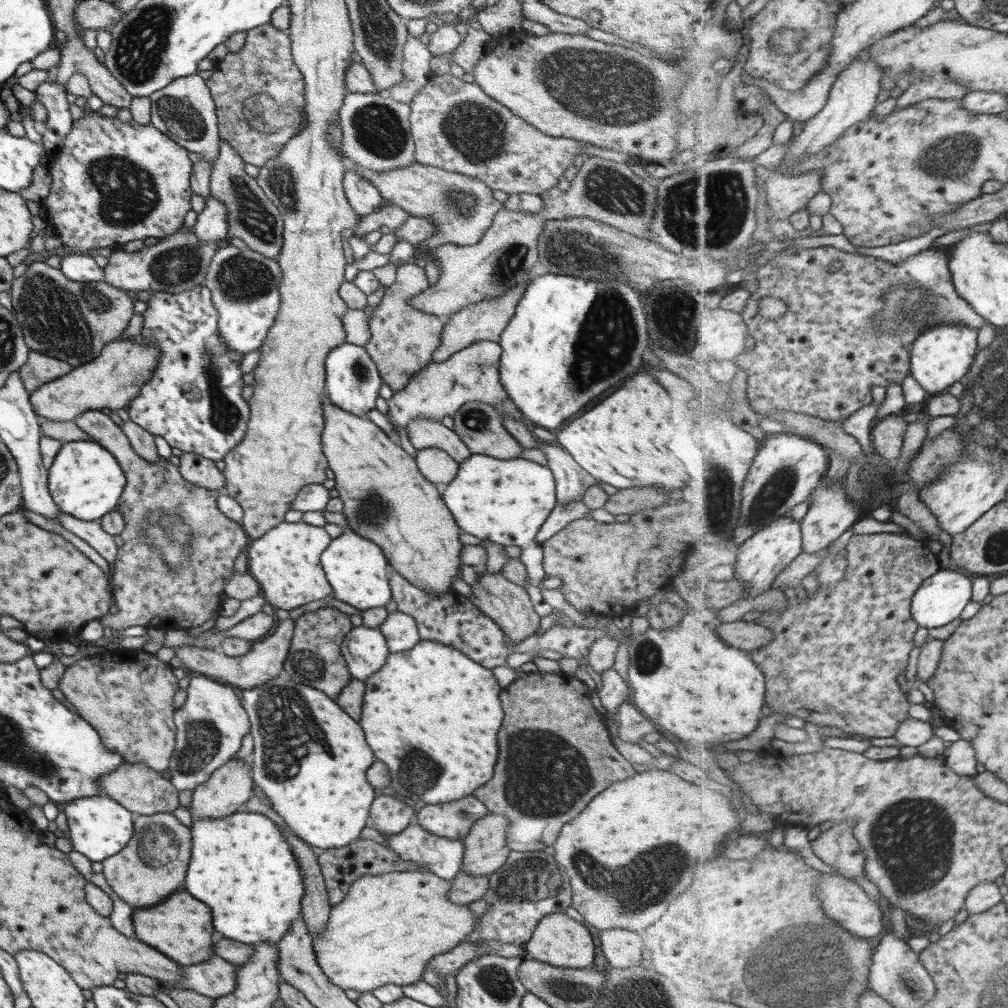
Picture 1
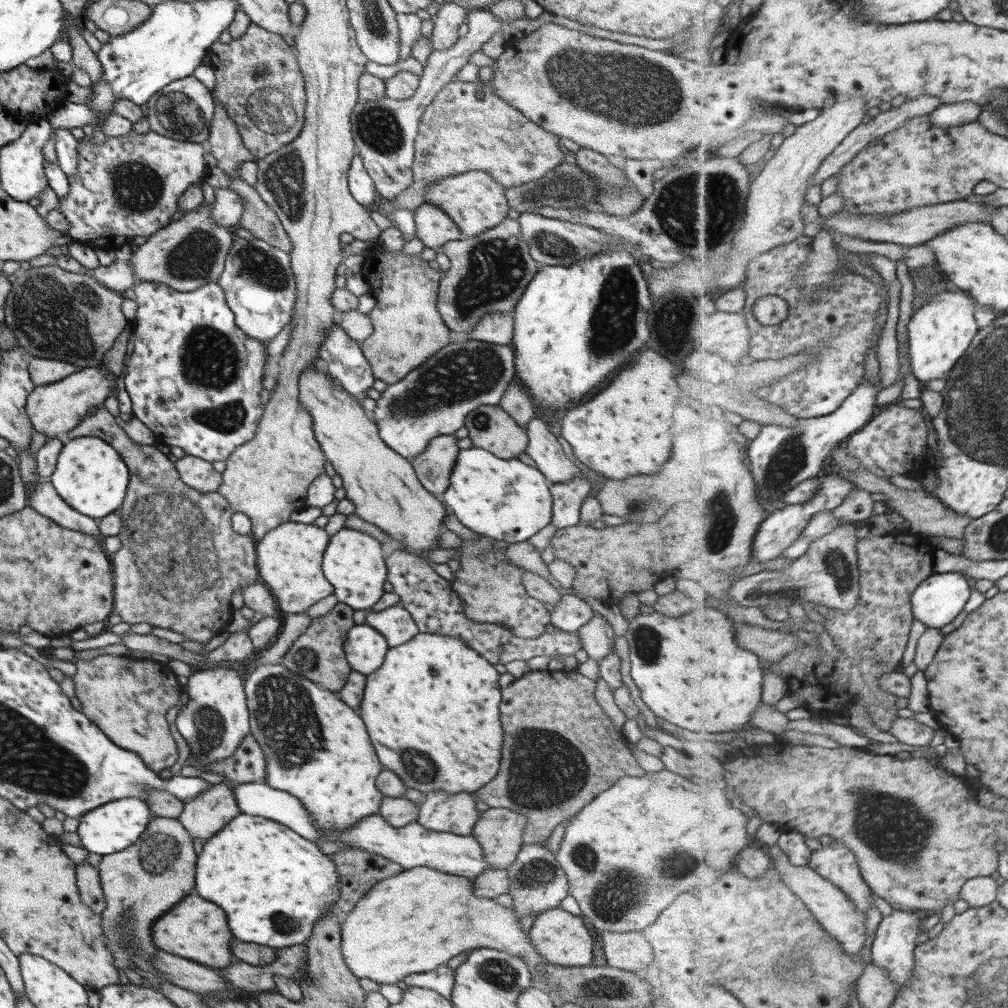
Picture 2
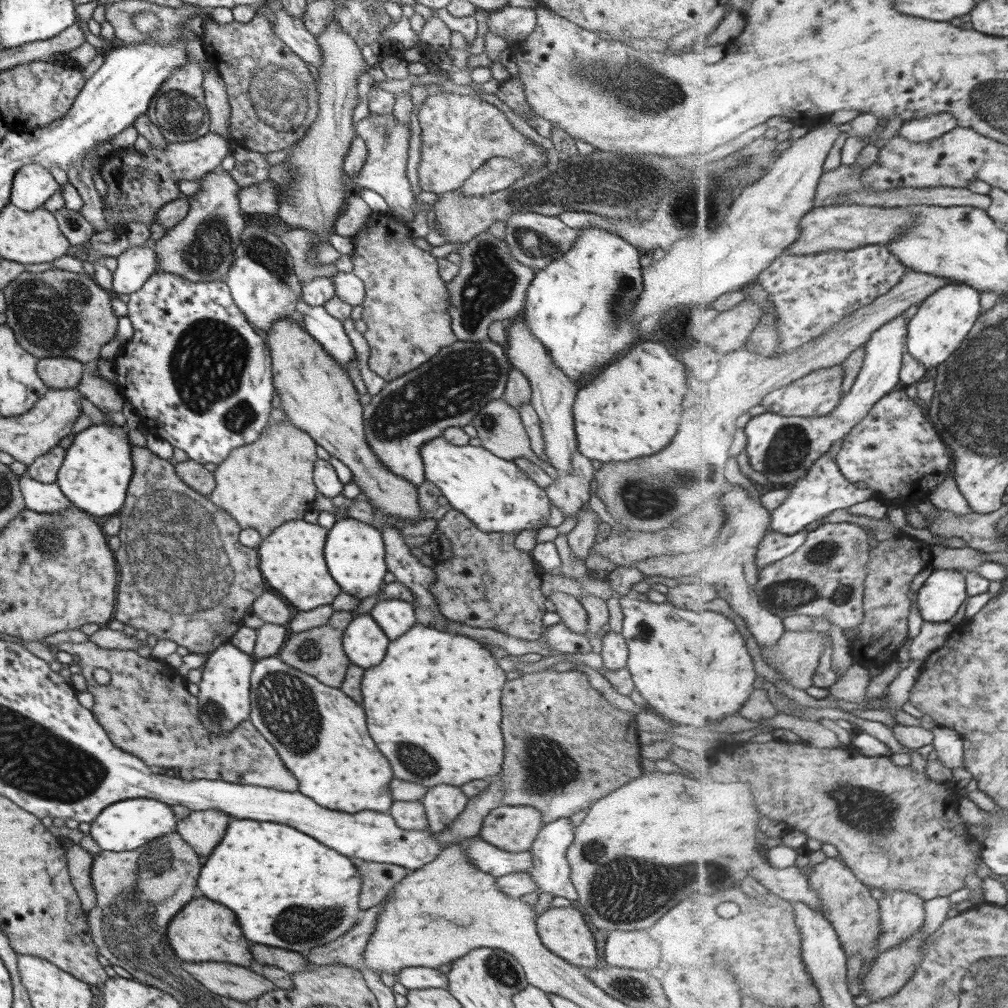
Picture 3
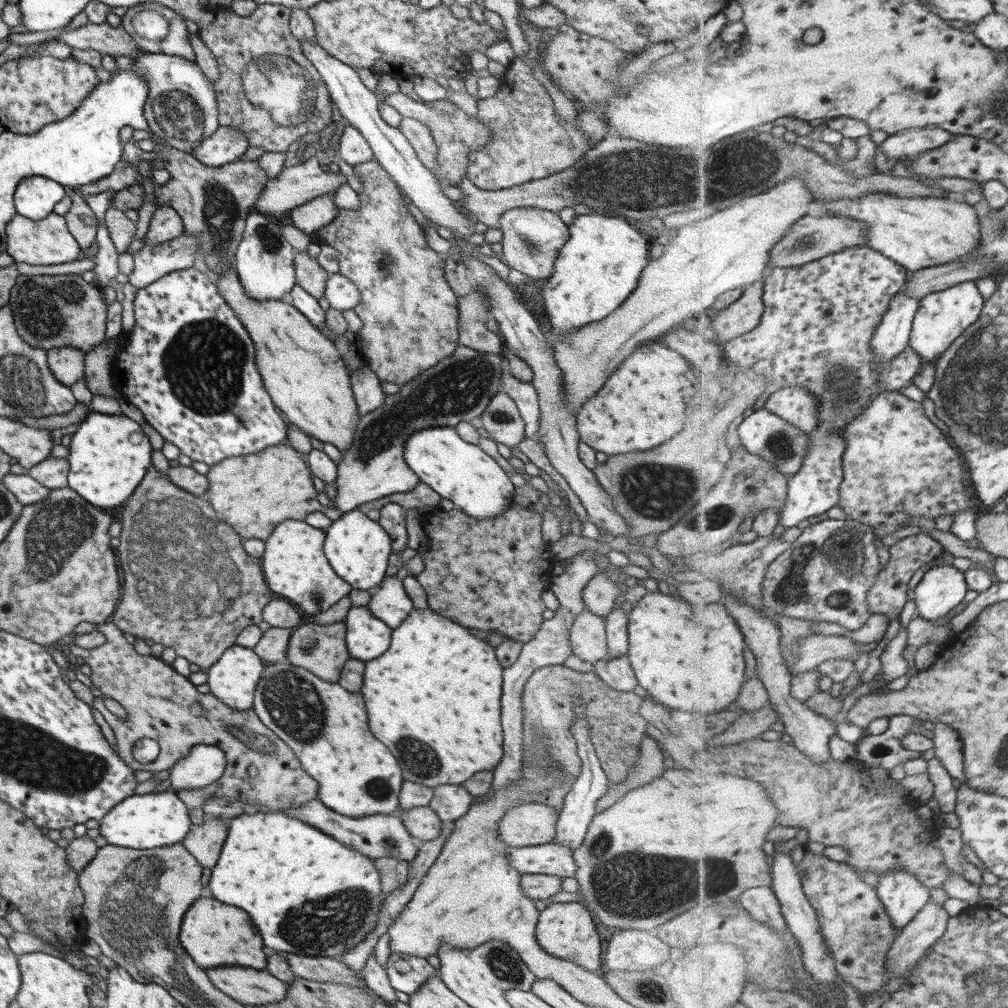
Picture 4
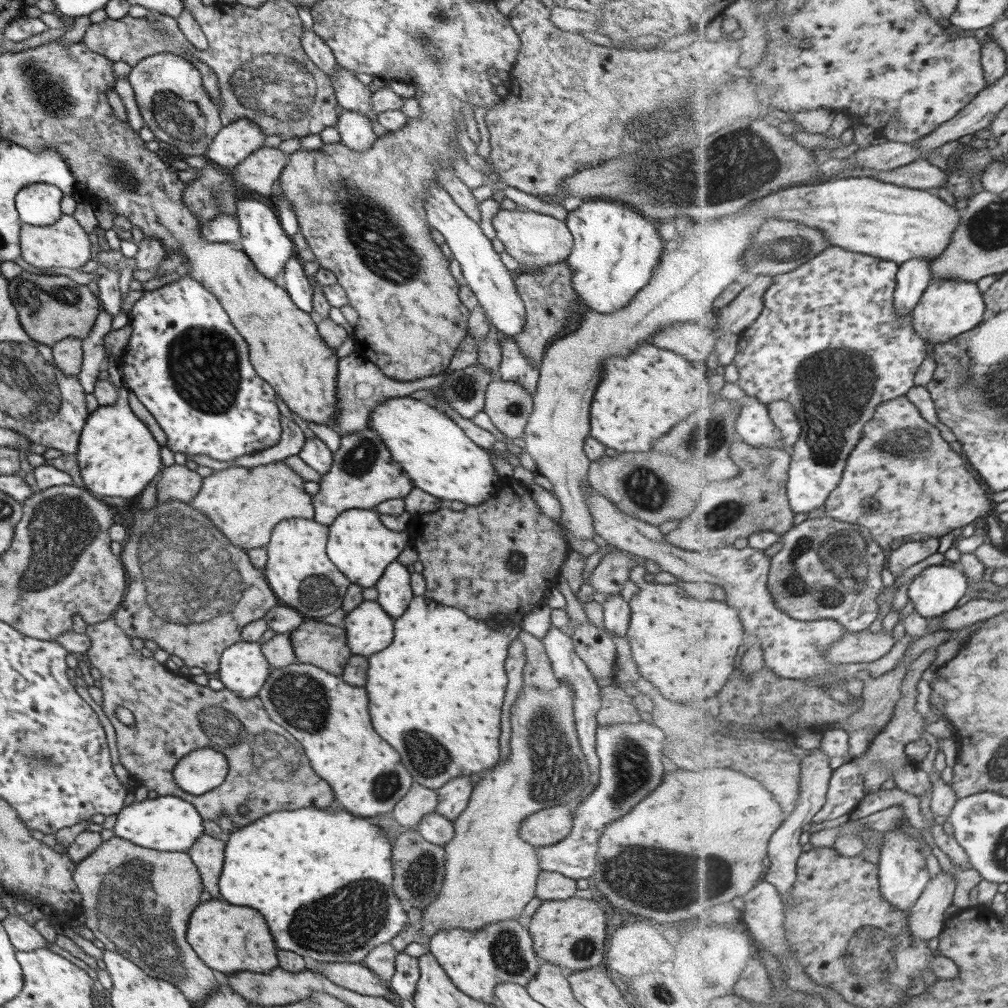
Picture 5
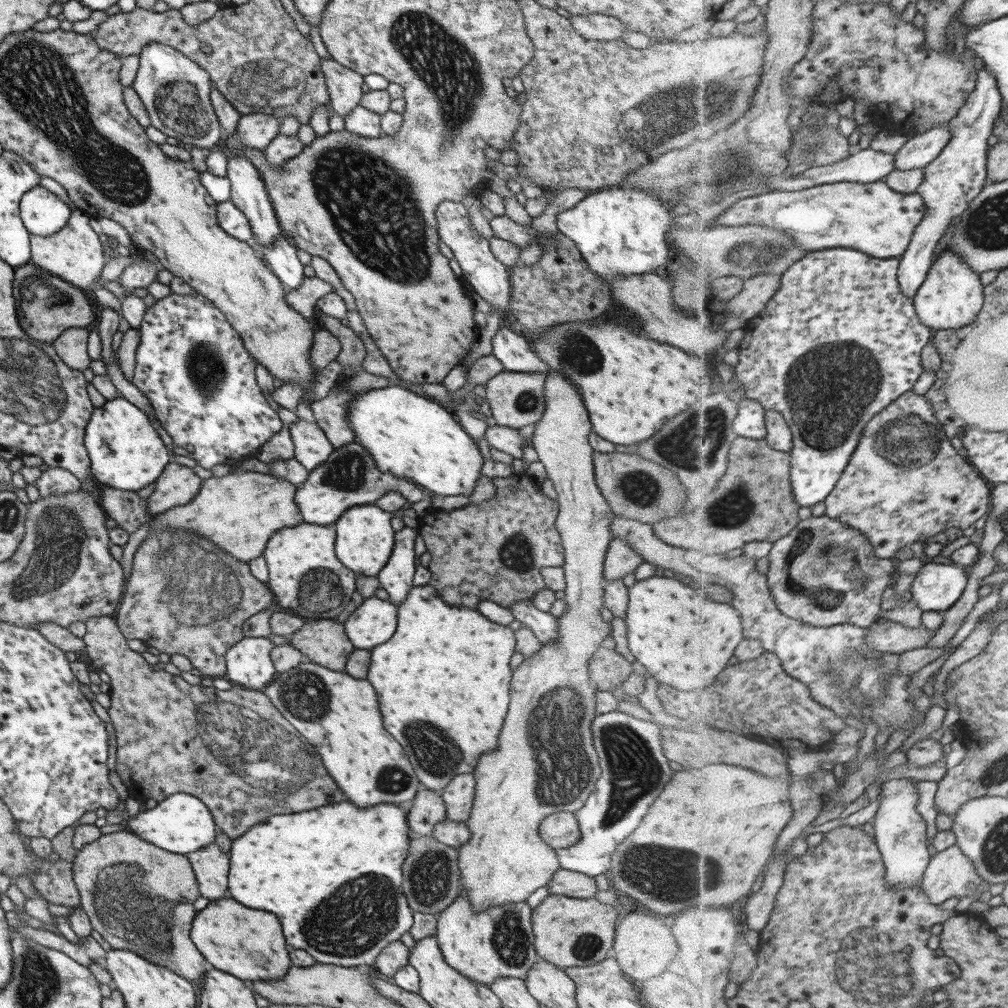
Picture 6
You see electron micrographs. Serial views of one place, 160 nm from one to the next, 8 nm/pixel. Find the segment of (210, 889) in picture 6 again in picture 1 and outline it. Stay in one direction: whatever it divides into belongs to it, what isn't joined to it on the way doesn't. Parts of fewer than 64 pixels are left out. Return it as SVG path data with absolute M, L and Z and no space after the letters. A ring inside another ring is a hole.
M230 758L223 766L215 769L205 782L194 786L191 802L189 802L191 821L199 819L217 819L233 814L245 806L252 797L252 779L250 778L250 763L248 758Z

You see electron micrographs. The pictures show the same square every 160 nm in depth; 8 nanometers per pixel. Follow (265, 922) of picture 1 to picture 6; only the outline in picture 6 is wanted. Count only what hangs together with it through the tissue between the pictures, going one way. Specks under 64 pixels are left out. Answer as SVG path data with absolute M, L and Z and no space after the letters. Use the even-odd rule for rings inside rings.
M341 802L341 804L335 804L335 806L321 806L317 810L305 810L301 814L277 814L269 816L263 824L251 826L241 838L237 838L237 840L231 842L227 890L229 890L231 898L237 900L243 906L275 914L279 918L285 942L289 946L293 946L293 948L305 950L317 963L371 969L375 962L375 957L381 950L389 943L399 941L399 938L405 932L408 932L412 926L412 910L409 908L405 895L401 890L401 865L403 865L405 857L407 857L409 848L405 813L407 813L406 805L389 804L389 802L377 804L377 806L367 806L367 808L357 808L351 802Z

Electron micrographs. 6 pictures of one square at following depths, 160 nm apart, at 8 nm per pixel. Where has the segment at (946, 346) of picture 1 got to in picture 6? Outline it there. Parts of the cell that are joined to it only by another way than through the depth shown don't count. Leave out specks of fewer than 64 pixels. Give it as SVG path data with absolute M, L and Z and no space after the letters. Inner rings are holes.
M945 242L926 281L914 296L917 316L925 326L932 328L933 332L965 328L979 318L981 309L984 308L984 287L981 275L972 269L963 255L951 249Z

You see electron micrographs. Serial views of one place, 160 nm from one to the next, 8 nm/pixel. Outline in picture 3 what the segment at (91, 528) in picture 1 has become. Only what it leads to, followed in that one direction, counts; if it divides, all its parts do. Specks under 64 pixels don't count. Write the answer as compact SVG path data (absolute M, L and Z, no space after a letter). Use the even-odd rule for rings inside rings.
M26 474L18 477L18 487L24 500L24 508L38 513L62 513L70 504L69 499L51 483L42 483Z

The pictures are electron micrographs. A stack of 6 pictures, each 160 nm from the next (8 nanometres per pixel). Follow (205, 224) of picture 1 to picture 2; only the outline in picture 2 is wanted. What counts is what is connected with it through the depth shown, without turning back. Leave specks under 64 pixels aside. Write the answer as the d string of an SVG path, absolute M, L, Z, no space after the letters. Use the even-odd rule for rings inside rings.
M229 188L214 189L214 198L211 208L216 225L234 229L243 212L242 198Z

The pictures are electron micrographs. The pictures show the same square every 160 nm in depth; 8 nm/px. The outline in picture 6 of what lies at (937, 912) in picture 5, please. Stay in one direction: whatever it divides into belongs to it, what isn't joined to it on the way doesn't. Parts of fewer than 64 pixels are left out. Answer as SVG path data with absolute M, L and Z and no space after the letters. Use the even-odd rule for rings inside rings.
M956 845L938 852L932 857L922 880L921 890L923 890L923 894L927 894L933 904L939 905L951 898L975 896L975 890L979 888L979 884L984 879L978 874L975 864L965 855L962 848Z

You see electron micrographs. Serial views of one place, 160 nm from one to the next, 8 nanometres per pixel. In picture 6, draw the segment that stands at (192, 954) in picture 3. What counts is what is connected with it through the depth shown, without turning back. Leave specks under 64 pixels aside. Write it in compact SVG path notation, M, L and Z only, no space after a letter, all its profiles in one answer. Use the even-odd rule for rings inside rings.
M231 898L209 902L197 912L189 938L213 968L241 980L279 980L291 965L277 918L263 910L249 910Z

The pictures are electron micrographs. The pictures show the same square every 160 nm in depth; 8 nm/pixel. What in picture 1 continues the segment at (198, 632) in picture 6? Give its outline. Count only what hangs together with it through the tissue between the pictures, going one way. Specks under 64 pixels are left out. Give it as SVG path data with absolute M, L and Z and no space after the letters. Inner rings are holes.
M86 410L82 412L75 420L73 420L75 426L80 428L88 434L96 443L99 443L102 448L105 448L117 462L118 466L121 467L126 483L123 492L120 494L117 506L115 510L122 516L124 520L123 530L120 532L120 536L123 540L123 544L117 549L116 559L111 564L111 570L108 576L108 582L111 587L111 598L112 602L117 606L117 612L115 614L106 613L101 616L98 620L101 625L105 628L110 627L113 631L123 630L130 626L143 626L153 627L153 630L194 630L197 626L201 626L205 620L209 620L211 612L217 610L219 612L220 603L223 598L224 584L231 578L233 570L233 562L237 558L238 554L244 553L248 546L250 538L244 533L239 523L229 520L216 505L217 497L220 491L216 489L205 489L200 486L195 486L186 480L179 474L178 467L170 464L168 460L157 460L155 464L149 464L145 462L143 458L139 458L131 448L129 448L128 440L124 435L124 432L119 426L115 425L111 419L104 413L98 410Z

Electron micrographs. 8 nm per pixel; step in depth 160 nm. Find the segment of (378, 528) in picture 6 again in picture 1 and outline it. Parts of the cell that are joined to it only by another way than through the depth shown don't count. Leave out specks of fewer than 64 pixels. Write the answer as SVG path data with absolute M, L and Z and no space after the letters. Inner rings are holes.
M344 530L336 538L330 539L327 548L321 552L320 565L331 586L331 594L321 600L311 600L303 606L288 611L288 618L294 621L302 613L325 607L330 600L345 602L362 611L380 607L392 599L388 585L389 564L381 549L370 540L351 530Z

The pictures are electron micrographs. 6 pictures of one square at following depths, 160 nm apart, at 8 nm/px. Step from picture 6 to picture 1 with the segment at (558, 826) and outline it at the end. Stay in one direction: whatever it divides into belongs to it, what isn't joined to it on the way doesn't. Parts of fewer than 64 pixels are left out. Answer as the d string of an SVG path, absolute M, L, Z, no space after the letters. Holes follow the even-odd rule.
M491 814L479 818L463 838L460 872L473 876L491 876L501 870L510 848L506 845L507 818Z

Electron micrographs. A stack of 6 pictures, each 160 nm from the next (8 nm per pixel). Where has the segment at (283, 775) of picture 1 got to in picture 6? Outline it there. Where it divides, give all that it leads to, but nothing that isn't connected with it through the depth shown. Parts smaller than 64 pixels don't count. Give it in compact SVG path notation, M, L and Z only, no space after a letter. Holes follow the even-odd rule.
M311 661L299 663L291 670L277 673L262 691L281 716L294 726L297 732L301 732L301 736L305 736L311 744L317 742L317 754L321 756L325 770L337 782L337 786L345 792L345 796L353 806L367 808L367 806L377 806L385 802L408 805L417 793L418 784L412 766L409 766L401 746L385 732L379 716L377 698L369 682L355 680L343 672L329 670Z

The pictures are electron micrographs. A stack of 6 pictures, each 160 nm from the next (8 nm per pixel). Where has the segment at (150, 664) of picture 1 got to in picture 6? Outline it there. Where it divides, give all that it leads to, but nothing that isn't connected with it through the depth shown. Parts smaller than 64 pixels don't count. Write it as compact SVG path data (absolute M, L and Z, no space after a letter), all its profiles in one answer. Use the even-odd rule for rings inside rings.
M113 615L89 617L85 622L85 633L81 637L84 642L84 650L90 658L91 664L100 668L110 678L110 683L105 688L110 694L111 705L107 708L108 716L111 719L112 726L116 734L116 763L114 768L121 782L126 787L128 797L137 800L140 804L147 799L160 800L167 798L171 794L183 793L189 794L199 799L213 818L216 828L223 832L227 838L239 838L247 826L251 828L257 822L263 822L267 816L277 814L291 814L291 812L302 812L317 808L317 806L327 806L327 804L337 804L345 800L345 794L337 788L337 784L325 774L321 766L321 758L317 758L317 750L313 746L305 746L301 738L297 736L295 727L291 726L281 713L273 706L273 703L263 694L263 691L245 689L239 686L232 686L228 690L218 690L212 686L189 685L183 681L179 675L171 675L167 669L155 670L153 665L145 662L141 653L136 653L127 647L126 638L120 633L119 627L114 621Z

